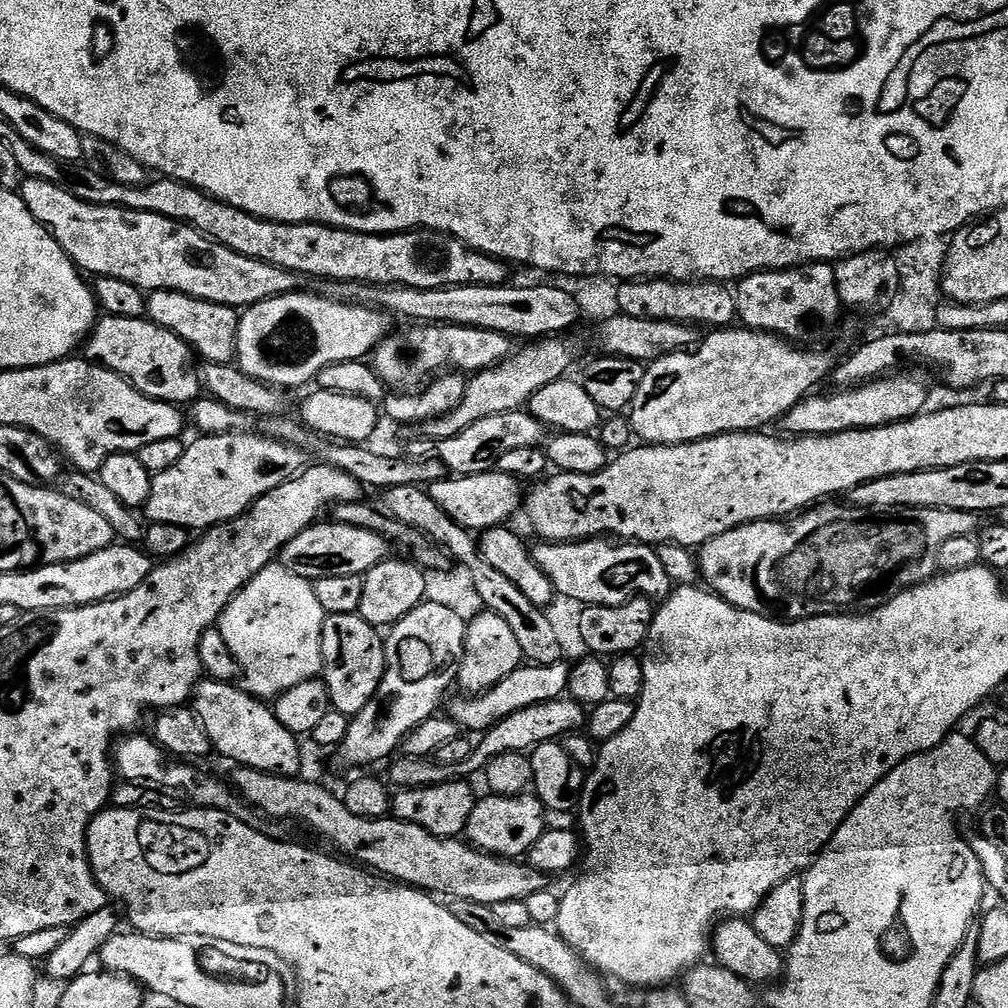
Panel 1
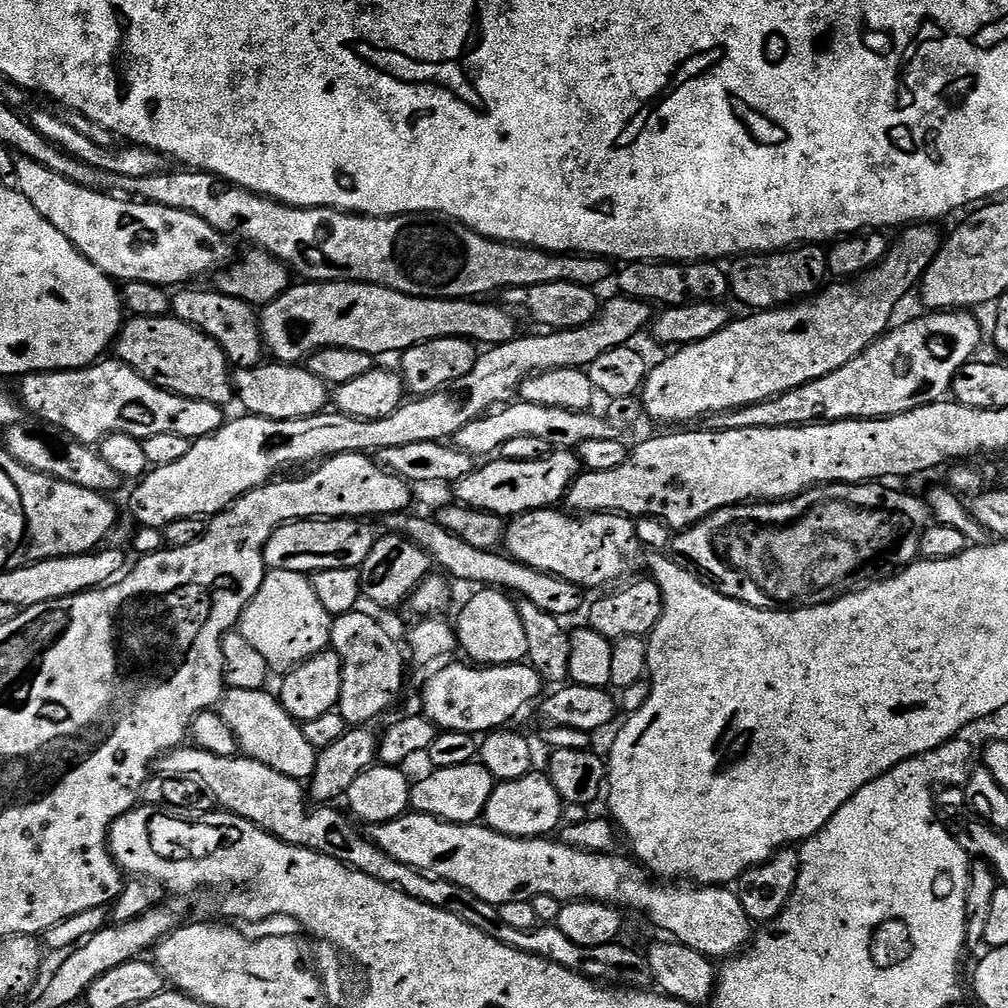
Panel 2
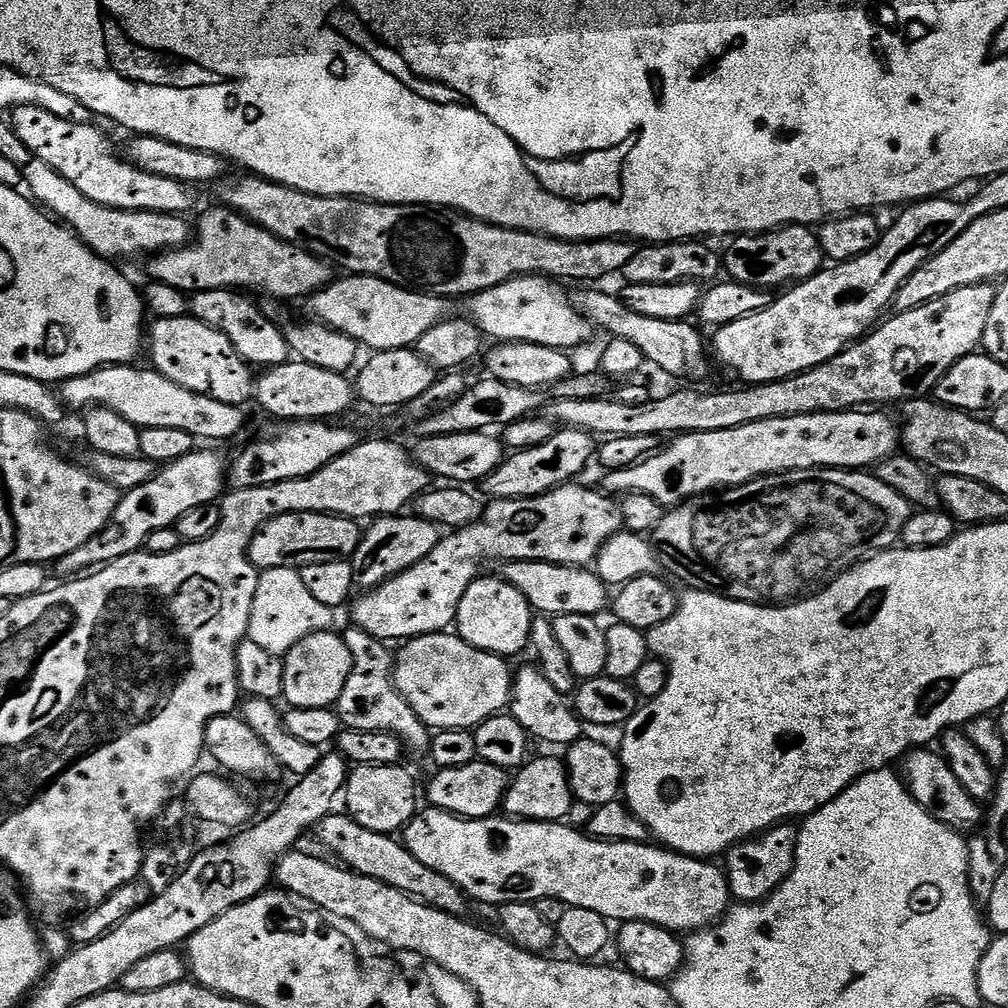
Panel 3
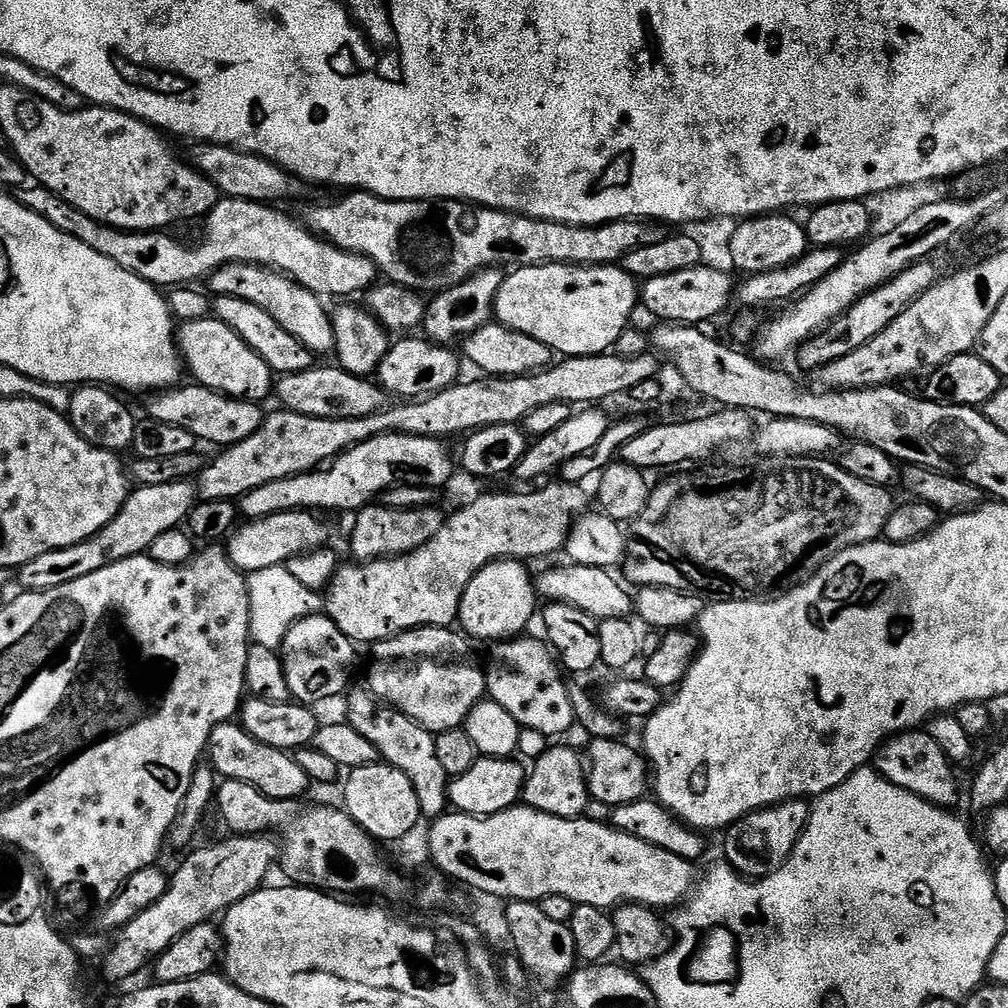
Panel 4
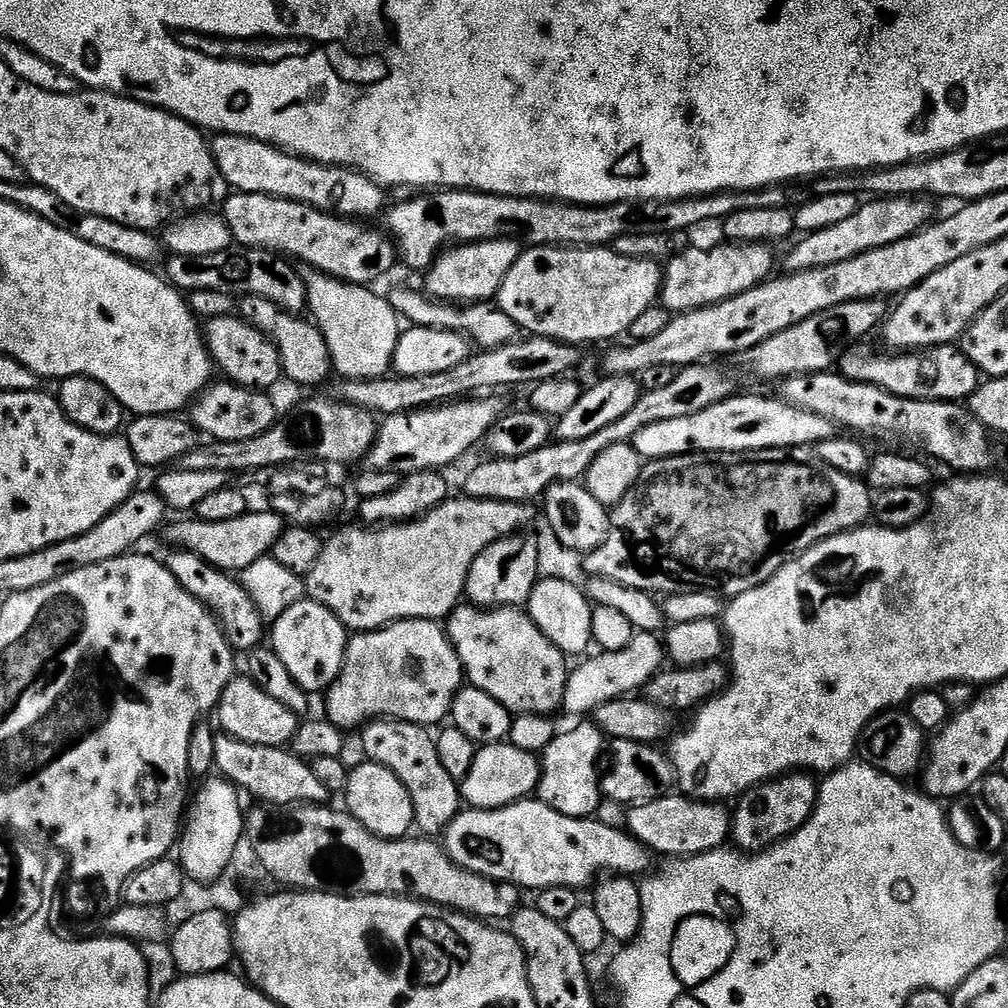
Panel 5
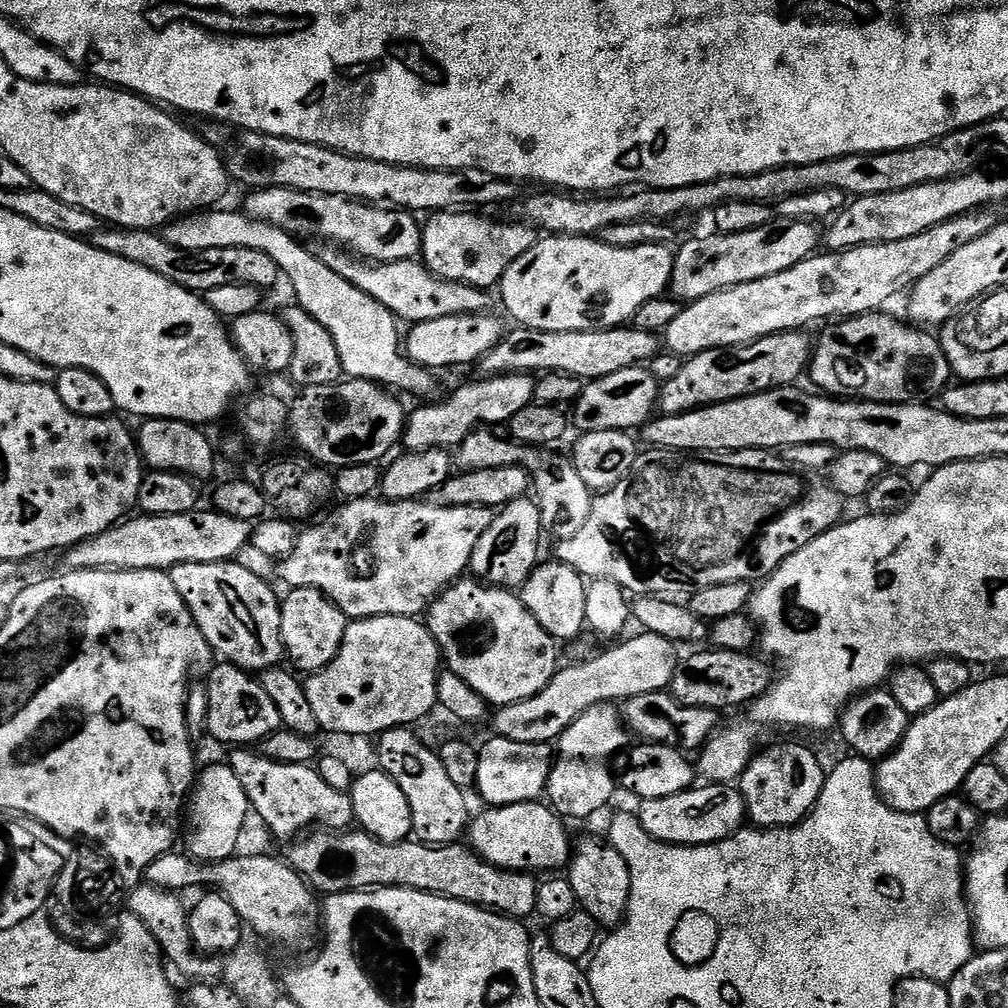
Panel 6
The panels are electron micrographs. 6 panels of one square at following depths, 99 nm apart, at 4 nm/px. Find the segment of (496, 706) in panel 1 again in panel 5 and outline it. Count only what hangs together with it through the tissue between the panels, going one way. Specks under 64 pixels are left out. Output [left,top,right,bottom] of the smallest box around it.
[326,620,465,730]

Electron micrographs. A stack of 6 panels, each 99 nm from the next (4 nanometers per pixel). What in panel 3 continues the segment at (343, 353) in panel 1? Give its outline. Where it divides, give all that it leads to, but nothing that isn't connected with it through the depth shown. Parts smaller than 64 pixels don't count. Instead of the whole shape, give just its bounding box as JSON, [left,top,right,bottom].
[310,274,594,352]

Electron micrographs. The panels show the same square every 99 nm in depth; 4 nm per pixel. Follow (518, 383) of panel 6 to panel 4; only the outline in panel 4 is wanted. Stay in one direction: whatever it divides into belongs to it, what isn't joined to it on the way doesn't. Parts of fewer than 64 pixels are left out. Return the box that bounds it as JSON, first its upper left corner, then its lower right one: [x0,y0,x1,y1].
[238,432,454,521]

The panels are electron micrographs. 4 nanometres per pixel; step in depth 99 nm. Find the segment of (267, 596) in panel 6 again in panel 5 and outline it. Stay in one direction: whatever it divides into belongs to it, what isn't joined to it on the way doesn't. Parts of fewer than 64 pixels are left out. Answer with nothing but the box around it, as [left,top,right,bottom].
[162,550,266,650]

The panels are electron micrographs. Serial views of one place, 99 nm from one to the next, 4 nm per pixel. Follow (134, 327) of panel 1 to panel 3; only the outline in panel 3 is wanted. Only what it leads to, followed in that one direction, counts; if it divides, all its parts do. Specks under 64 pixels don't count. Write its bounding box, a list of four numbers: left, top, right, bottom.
[146,314,257,408]

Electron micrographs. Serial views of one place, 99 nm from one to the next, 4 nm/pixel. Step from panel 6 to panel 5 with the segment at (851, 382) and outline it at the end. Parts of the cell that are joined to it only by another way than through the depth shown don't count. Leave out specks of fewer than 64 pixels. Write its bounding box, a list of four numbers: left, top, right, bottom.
[838,342,982,402]

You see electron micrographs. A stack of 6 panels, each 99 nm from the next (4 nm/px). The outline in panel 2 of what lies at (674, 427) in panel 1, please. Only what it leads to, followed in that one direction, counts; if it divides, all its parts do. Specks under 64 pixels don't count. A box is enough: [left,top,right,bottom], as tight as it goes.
[642,223,942,426]

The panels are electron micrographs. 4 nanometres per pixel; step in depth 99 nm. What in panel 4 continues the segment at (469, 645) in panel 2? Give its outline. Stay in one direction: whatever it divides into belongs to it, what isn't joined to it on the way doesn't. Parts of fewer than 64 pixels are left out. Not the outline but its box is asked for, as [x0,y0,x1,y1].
[458,558,538,642]

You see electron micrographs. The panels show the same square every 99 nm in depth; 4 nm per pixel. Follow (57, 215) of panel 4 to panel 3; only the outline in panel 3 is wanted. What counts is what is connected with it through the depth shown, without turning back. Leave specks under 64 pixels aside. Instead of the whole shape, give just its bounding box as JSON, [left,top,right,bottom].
[147,206,334,300]

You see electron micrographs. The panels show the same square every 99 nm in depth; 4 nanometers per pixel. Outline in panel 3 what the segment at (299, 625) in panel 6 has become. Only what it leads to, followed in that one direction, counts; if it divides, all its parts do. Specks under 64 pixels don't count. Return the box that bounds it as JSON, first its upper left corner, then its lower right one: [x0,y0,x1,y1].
[283,630,353,709]

